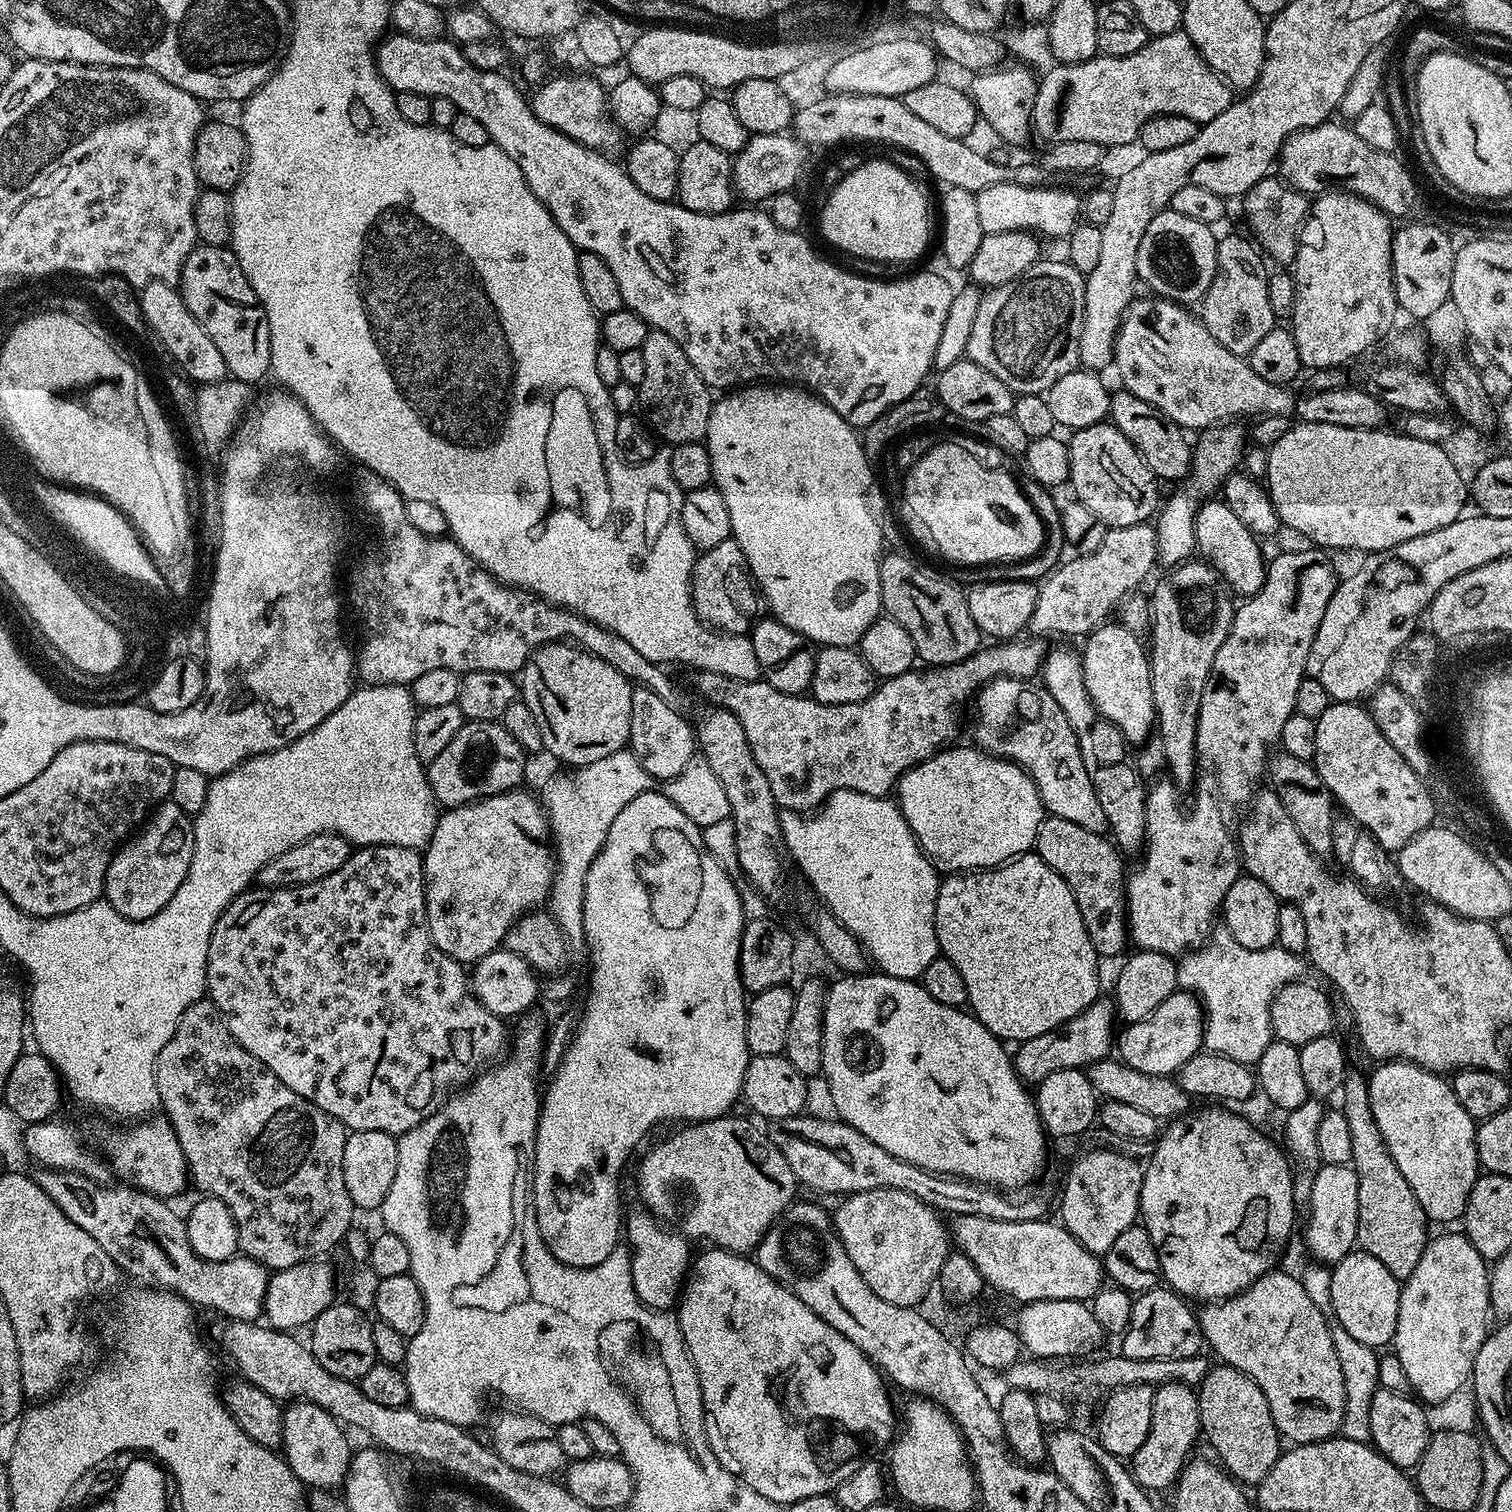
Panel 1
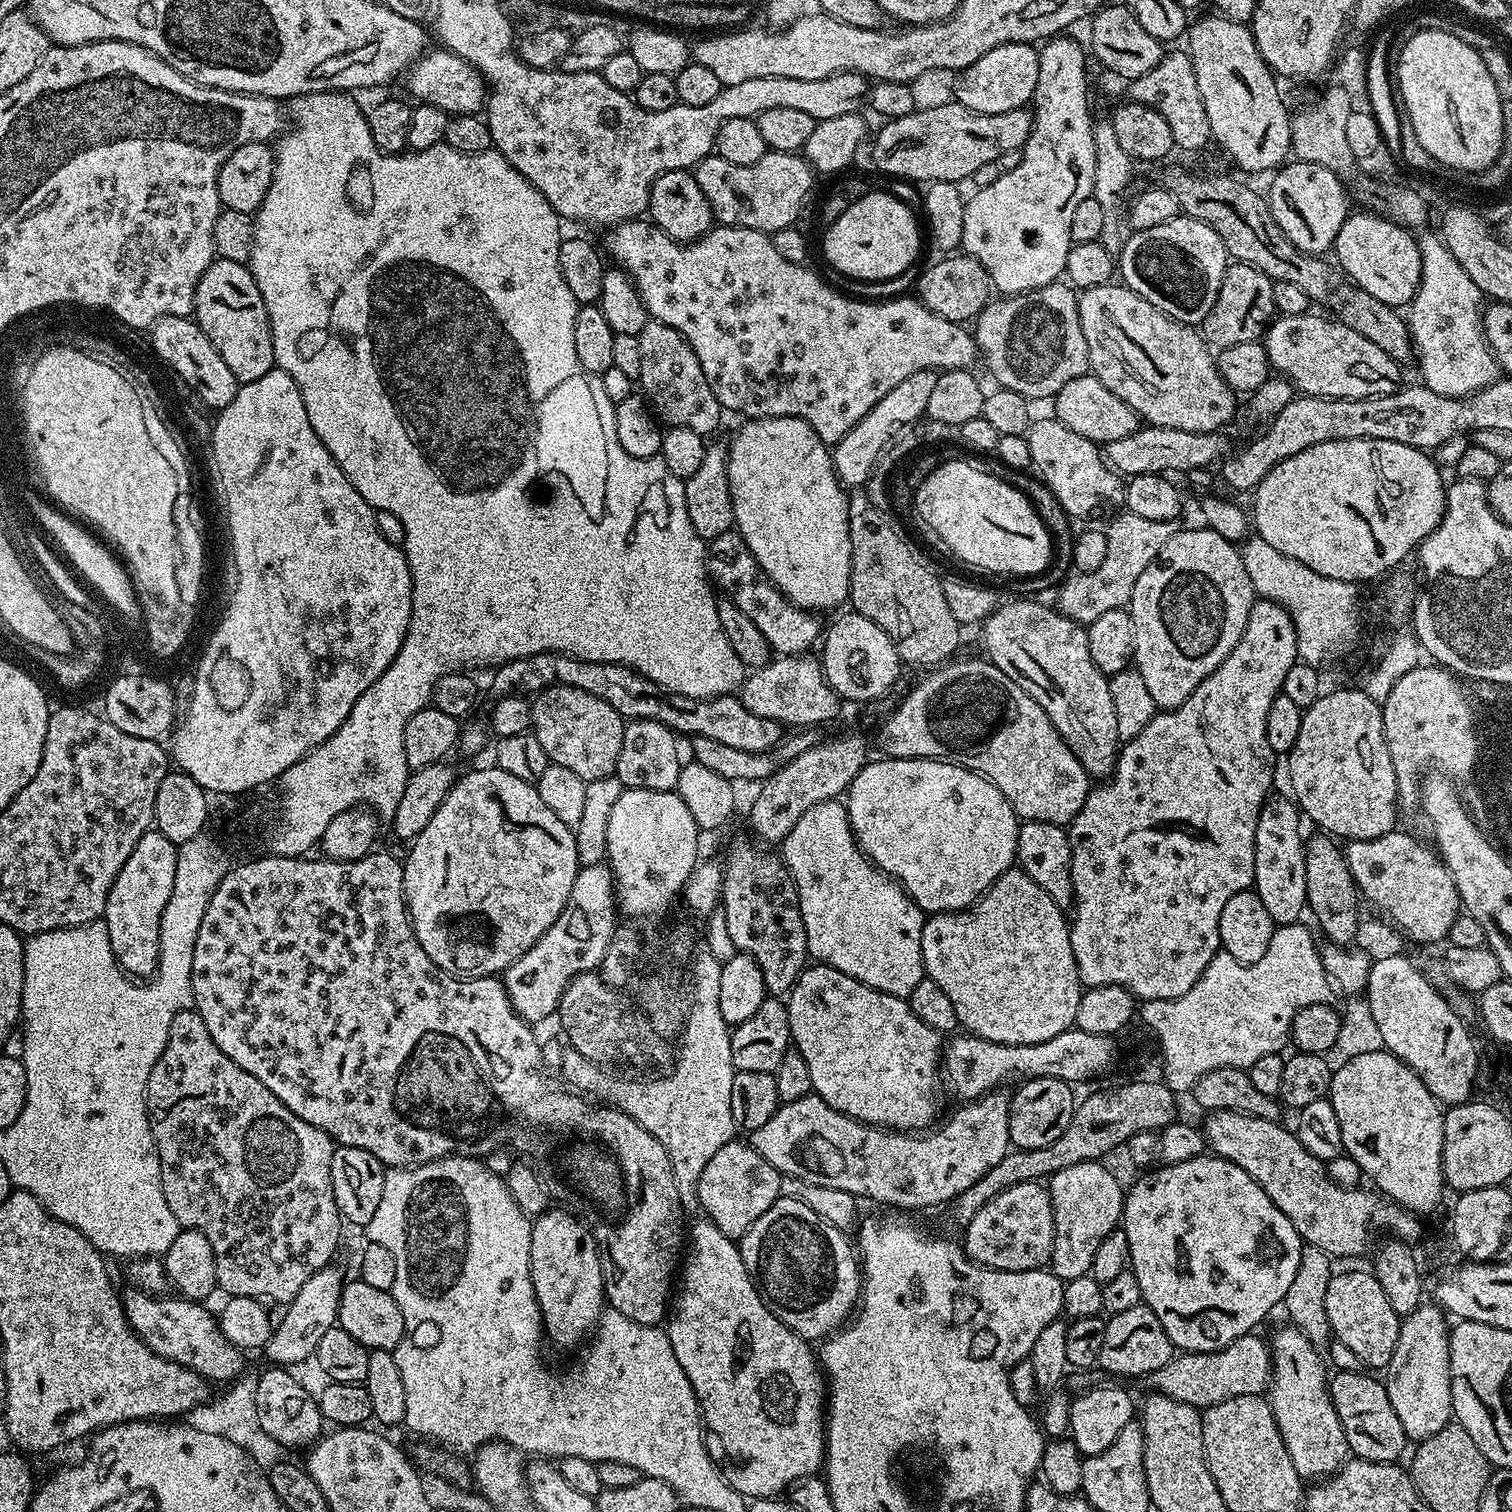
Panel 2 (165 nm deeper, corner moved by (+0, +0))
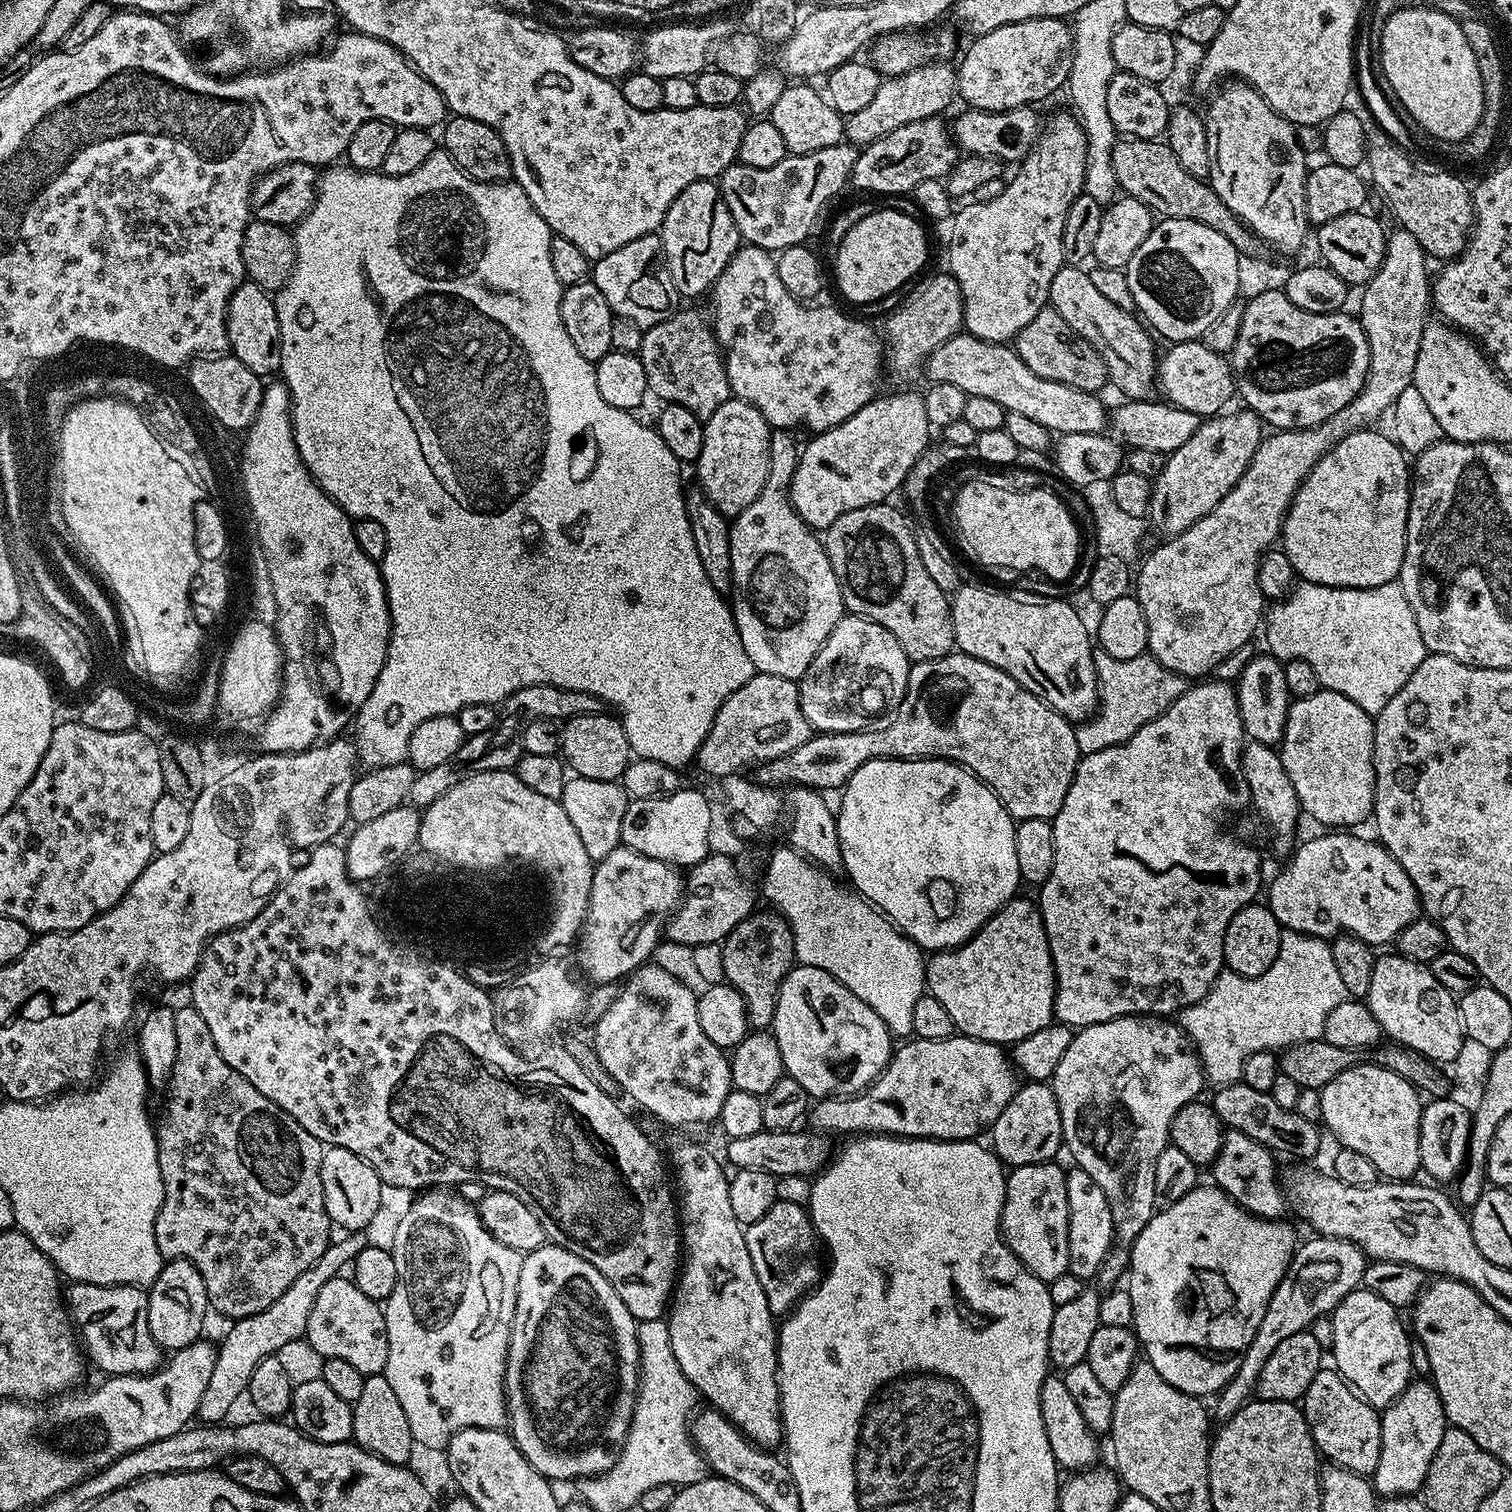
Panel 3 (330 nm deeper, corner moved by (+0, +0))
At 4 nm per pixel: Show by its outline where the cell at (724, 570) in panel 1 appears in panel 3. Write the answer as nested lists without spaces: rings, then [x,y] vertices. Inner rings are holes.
[[[772,429],[766,486],[731,521],[730,607],[756,671],[799,682],[846,609],[821,537],[792,507],[790,489],[802,451],[792,436],[789,429]]]

